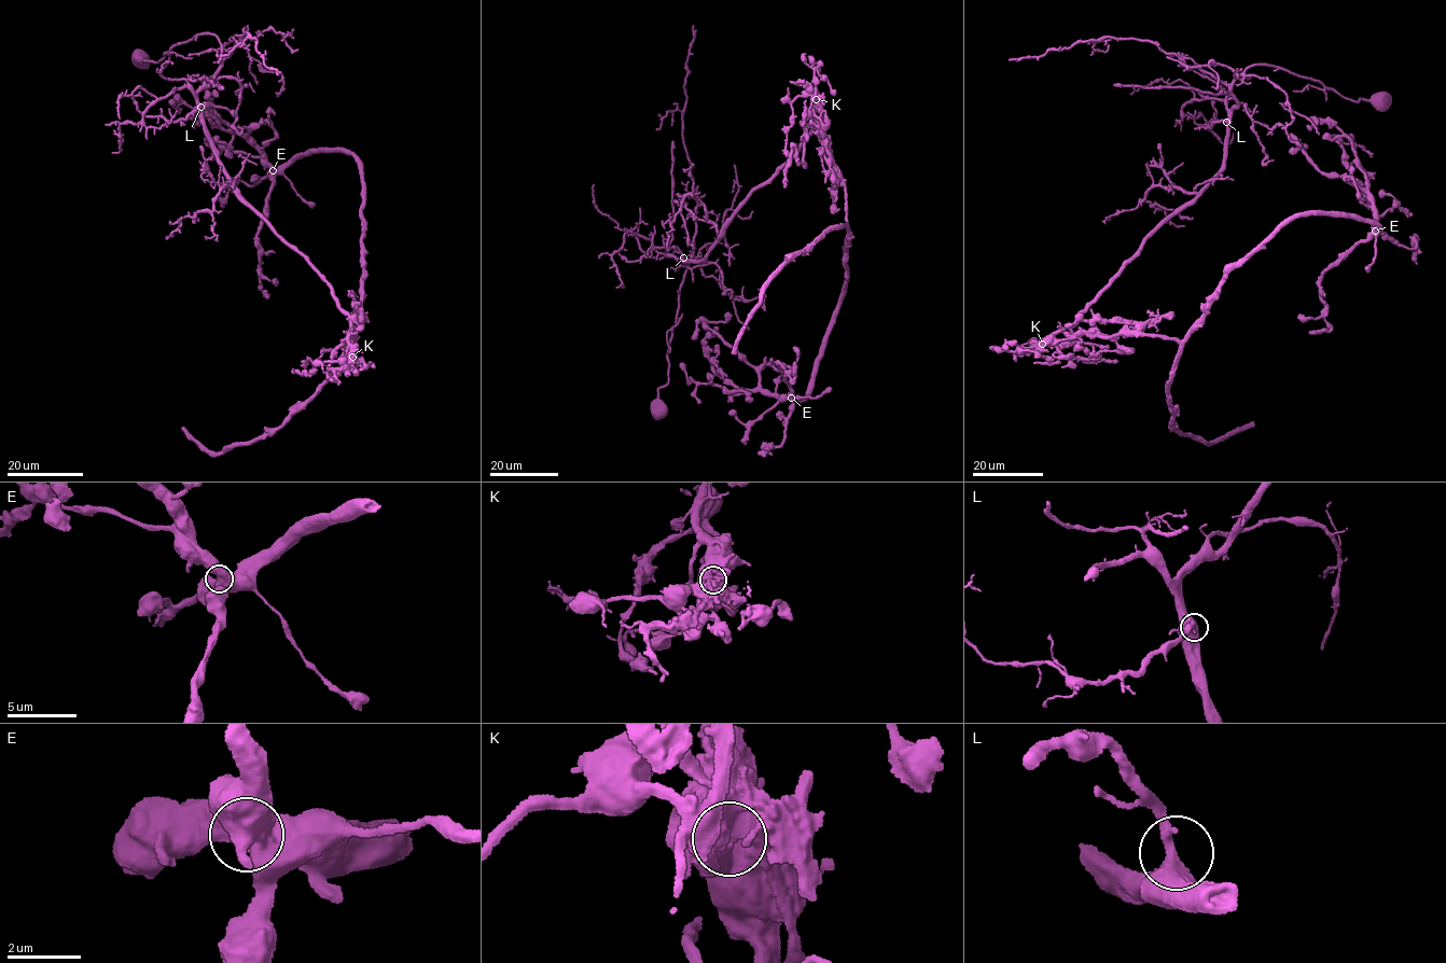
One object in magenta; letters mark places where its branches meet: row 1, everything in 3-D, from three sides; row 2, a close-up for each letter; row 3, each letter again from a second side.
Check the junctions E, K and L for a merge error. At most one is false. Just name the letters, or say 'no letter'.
K

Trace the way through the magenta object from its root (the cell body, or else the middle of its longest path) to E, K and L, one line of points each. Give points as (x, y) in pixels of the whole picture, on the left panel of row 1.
E: (137, 59), (218, 37), (221, 67), (197, 94), (211, 149), (355, 332), (357, 159), (321, 149), (273, 170)
K: (137, 59), (218, 37), (221, 67), (197, 94), (206, 136), (234, 190), (327, 281), (352, 357)
L: (137, 59), (158, 63), (177, 44), (204, 33), (216, 35), (221, 67), (197, 94), (200, 107)

